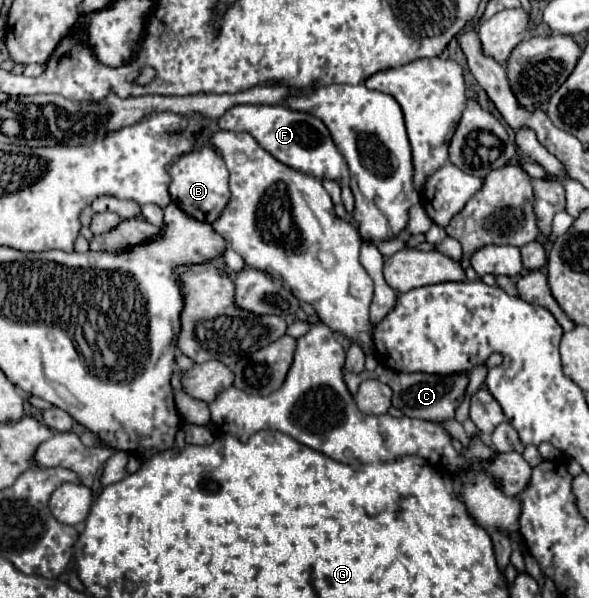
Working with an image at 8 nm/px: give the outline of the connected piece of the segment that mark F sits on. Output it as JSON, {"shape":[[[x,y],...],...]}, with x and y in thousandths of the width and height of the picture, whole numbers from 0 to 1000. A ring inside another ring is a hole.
{"shape":[[[399,176],[392,179],[372,202],[372,216],[385,219],[419,219],[433,229],[433,236],[460,256],[470,269],[531,293],[538,299],[559,296],[565,303],[589,303],[593,283],[582,259],[572,253],[559,216],[545,199],[528,189],[497,186],[484,176]]]}

